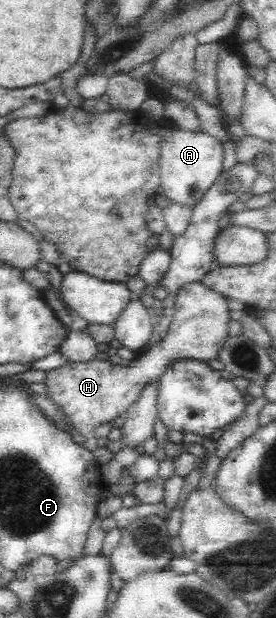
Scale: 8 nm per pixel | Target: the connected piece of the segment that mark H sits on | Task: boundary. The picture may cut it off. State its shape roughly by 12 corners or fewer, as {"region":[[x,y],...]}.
{"region":[[179,288],[166,336],[129,366],[95,358],[47,372],[49,400],[86,449],[171,361],[217,359],[225,297]]}

